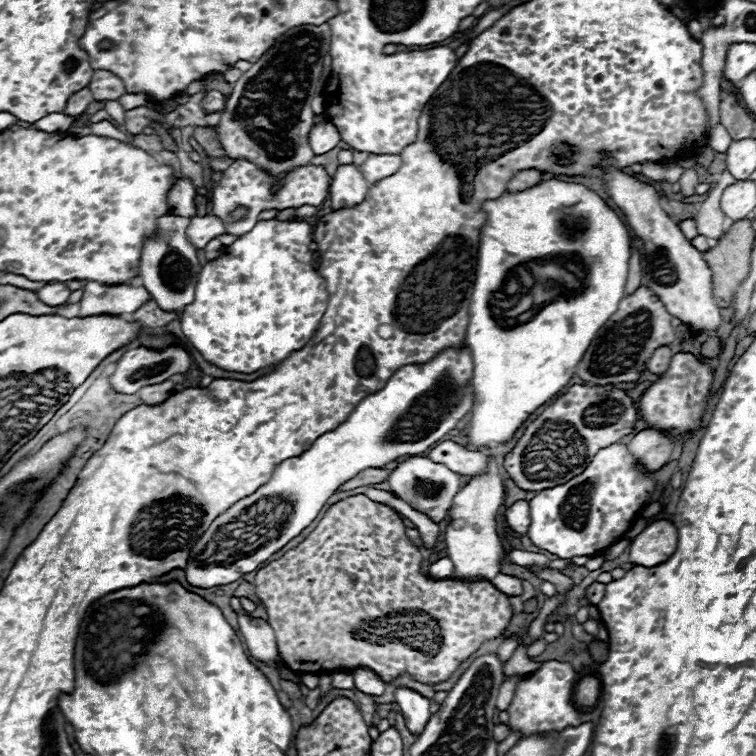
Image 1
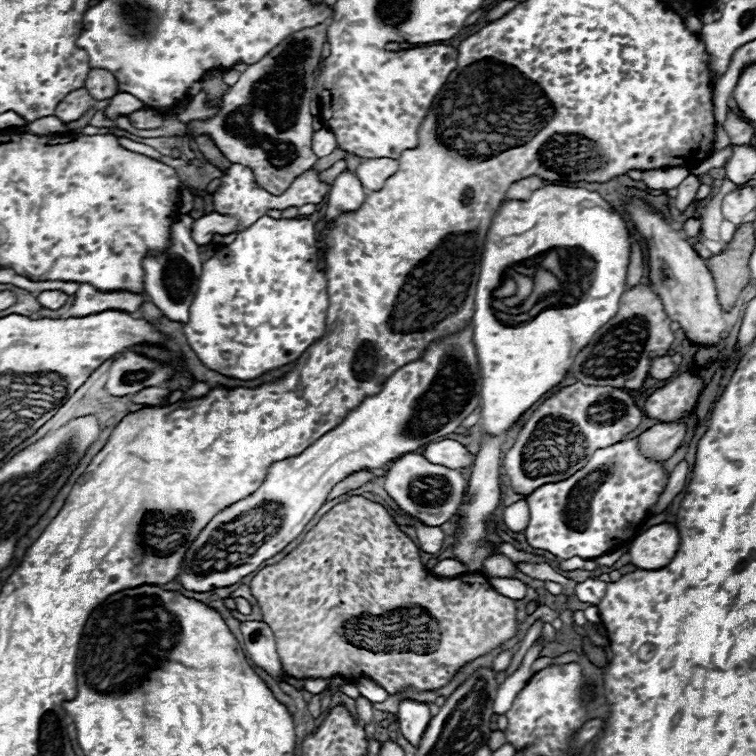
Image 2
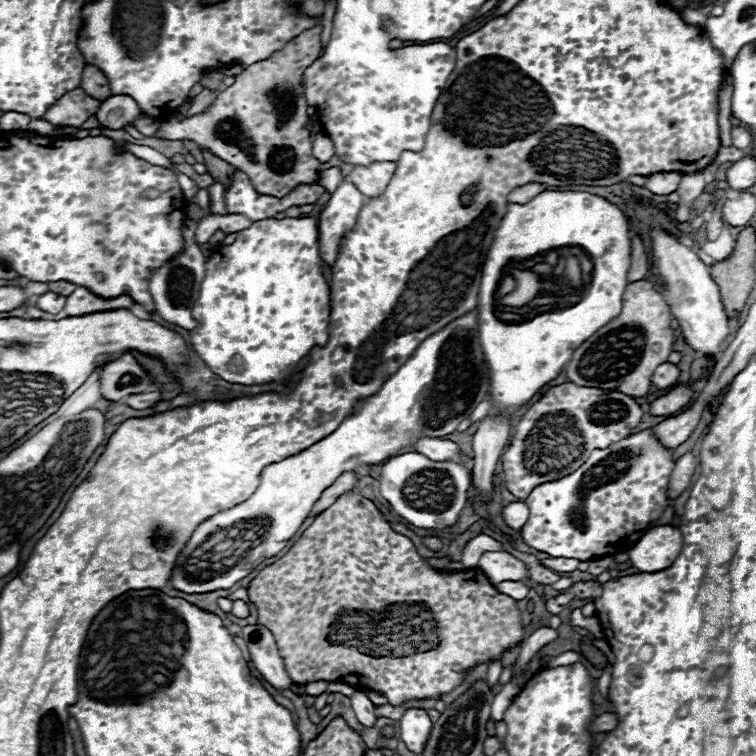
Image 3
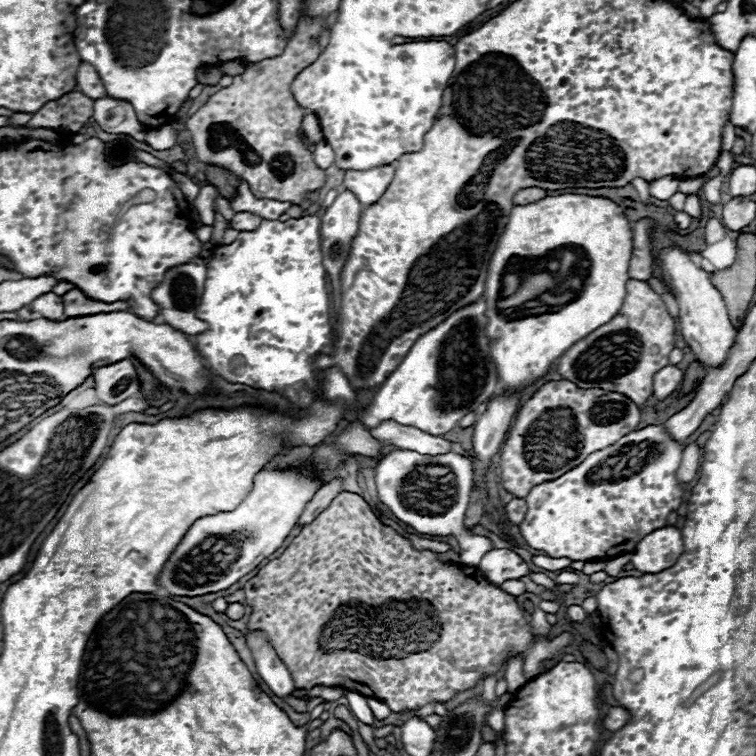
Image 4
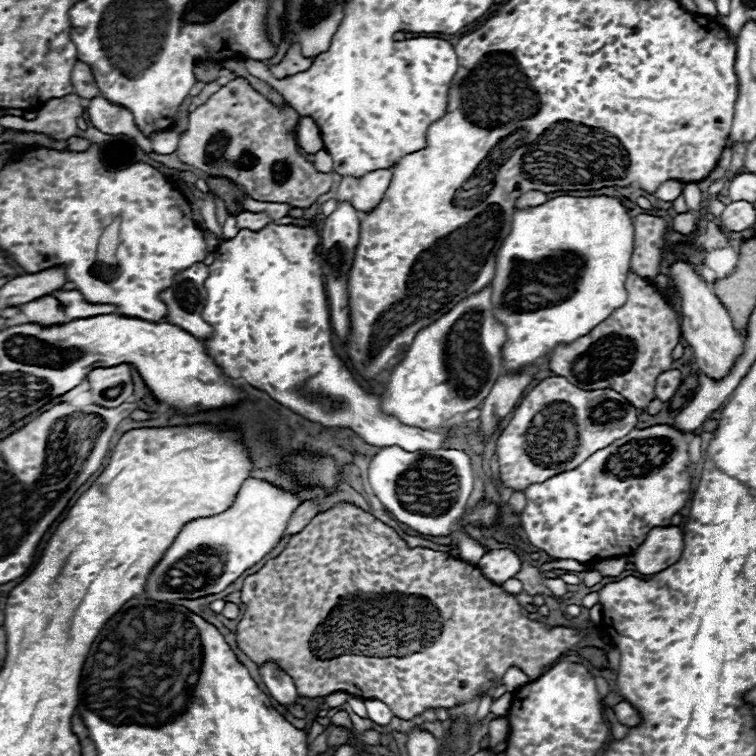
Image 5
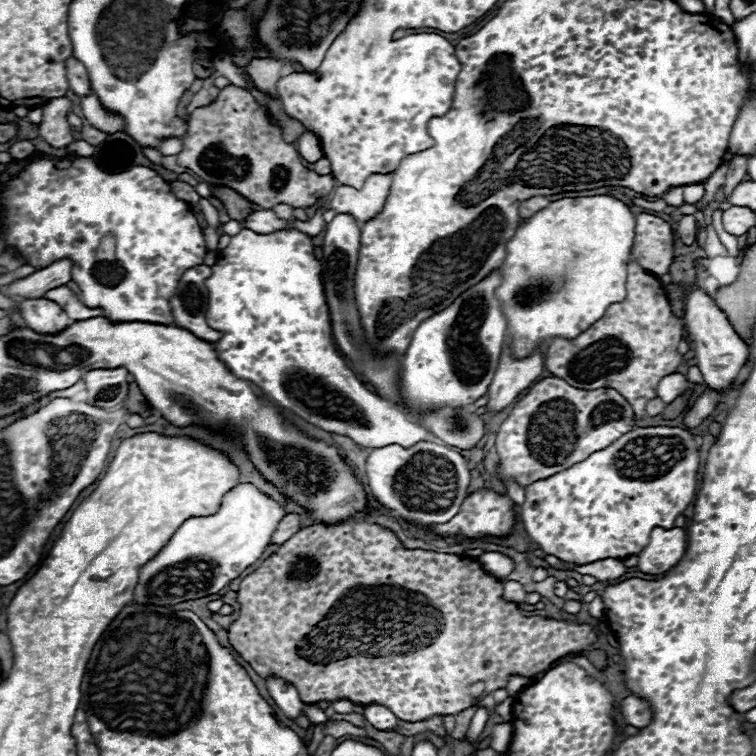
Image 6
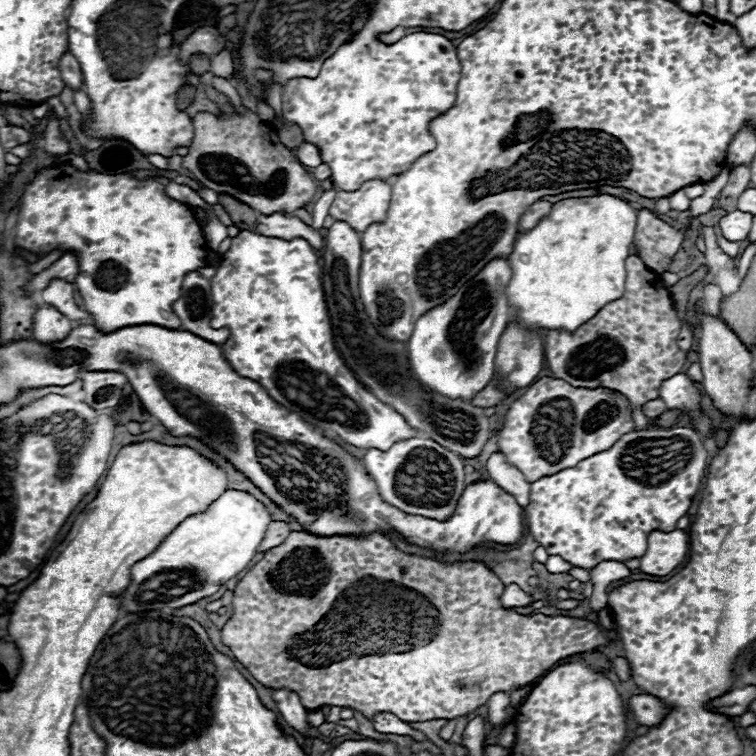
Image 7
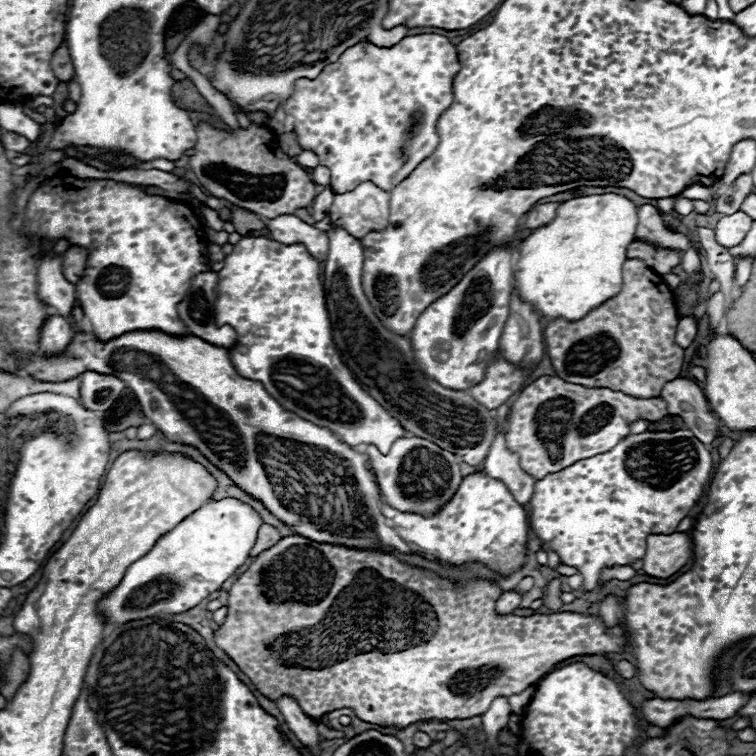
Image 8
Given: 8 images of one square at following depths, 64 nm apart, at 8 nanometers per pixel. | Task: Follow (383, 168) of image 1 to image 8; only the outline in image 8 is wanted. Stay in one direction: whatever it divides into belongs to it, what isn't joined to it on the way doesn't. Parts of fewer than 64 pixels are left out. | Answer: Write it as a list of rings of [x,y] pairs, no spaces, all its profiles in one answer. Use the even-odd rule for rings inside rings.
[[[362,182],[356,190],[336,194],[328,210],[334,226],[346,228],[354,238],[366,236],[370,230],[382,230],[388,224],[390,192],[372,182]]]

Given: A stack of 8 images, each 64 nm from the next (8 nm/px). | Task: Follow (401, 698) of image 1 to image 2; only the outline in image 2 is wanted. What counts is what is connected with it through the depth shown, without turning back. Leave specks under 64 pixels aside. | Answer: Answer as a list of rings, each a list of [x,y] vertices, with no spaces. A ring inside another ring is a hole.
[[[402,700],[398,708],[398,722],[402,734],[418,746],[418,740],[422,738],[422,732],[430,724],[430,708],[426,702],[416,702],[416,700]]]

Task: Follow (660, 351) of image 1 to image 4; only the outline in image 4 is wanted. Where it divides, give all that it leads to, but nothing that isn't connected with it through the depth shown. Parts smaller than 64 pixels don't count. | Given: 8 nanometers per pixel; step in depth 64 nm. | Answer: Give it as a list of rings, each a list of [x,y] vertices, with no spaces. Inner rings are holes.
[[[664,366],[662,370],[658,370],[654,374],[654,396],[656,400],[664,400],[666,396],[670,396],[682,382],[684,372],[676,366]]]

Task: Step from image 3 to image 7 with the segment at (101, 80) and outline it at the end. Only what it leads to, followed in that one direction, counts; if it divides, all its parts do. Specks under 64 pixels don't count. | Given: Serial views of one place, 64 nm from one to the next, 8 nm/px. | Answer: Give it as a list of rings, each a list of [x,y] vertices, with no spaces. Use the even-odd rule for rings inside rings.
[[[66,52],[64,58],[60,60],[60,72],[62,72],[62,80],[72,88],[72,90],[80,90],[84,80],[82,80],[82,68],[80,64],[76,62],[76,58]]]

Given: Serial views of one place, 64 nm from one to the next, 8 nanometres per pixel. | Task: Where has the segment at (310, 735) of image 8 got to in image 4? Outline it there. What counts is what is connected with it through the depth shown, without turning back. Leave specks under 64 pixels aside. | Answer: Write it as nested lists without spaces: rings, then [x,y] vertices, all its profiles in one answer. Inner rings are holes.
[[[254,630],[250,634],[250,638],[246,638],[246,642],[248,642],[248,648],[252,650],[256,670],[260,674],[260,678],[268,684],[268,688],[280,698],[292,694],[292,690],[294,690],[292,676],[286,670],[284,662],[274,652],[274,648],[268,644],[266,634],[260,630]]]

